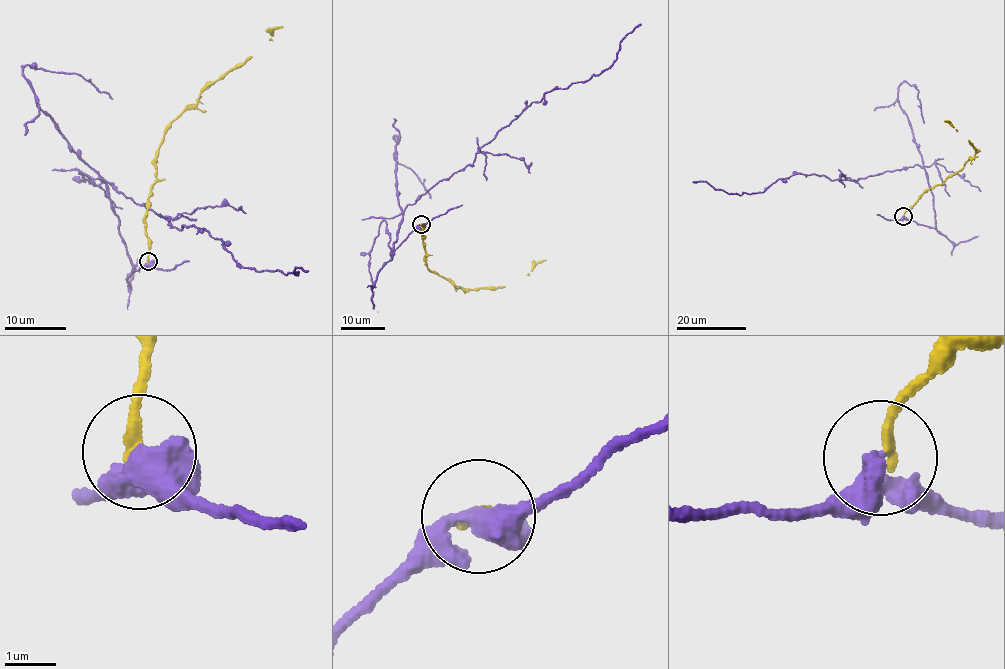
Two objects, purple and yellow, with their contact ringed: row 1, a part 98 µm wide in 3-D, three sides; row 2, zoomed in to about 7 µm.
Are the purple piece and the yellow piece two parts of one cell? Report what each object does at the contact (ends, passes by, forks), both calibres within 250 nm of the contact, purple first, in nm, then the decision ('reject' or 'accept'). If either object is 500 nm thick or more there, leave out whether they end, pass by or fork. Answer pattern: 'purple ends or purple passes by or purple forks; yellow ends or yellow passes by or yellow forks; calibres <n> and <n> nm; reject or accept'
purple passes by; yellow ends; calibres 420 and 220 nm; reject

